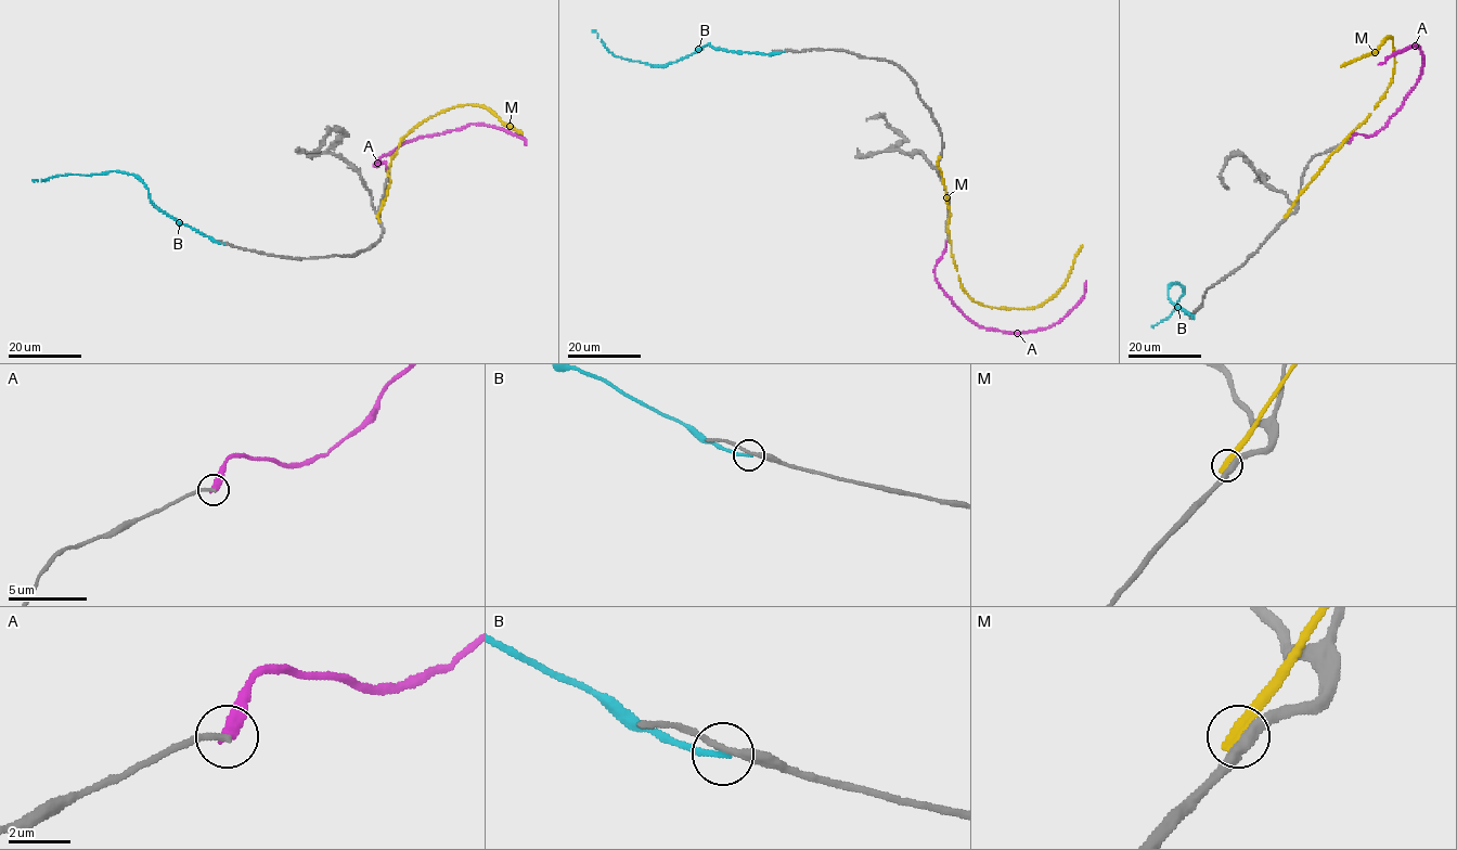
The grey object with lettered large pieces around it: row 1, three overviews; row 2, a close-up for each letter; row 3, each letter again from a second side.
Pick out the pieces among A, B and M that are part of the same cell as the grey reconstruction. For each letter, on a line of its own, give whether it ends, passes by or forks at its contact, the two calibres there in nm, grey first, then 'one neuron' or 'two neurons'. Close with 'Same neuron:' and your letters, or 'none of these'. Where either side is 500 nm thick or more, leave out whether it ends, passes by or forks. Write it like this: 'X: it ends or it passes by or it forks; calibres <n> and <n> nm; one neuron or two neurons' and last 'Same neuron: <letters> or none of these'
A: it ends; calibres 190 and 400 nm; two neurons
B: it ends; calibres 240 and 190 nm; two neurons
M: it ends; calibres 360 and 340 nm; two neurons
Same neuron: none of these

